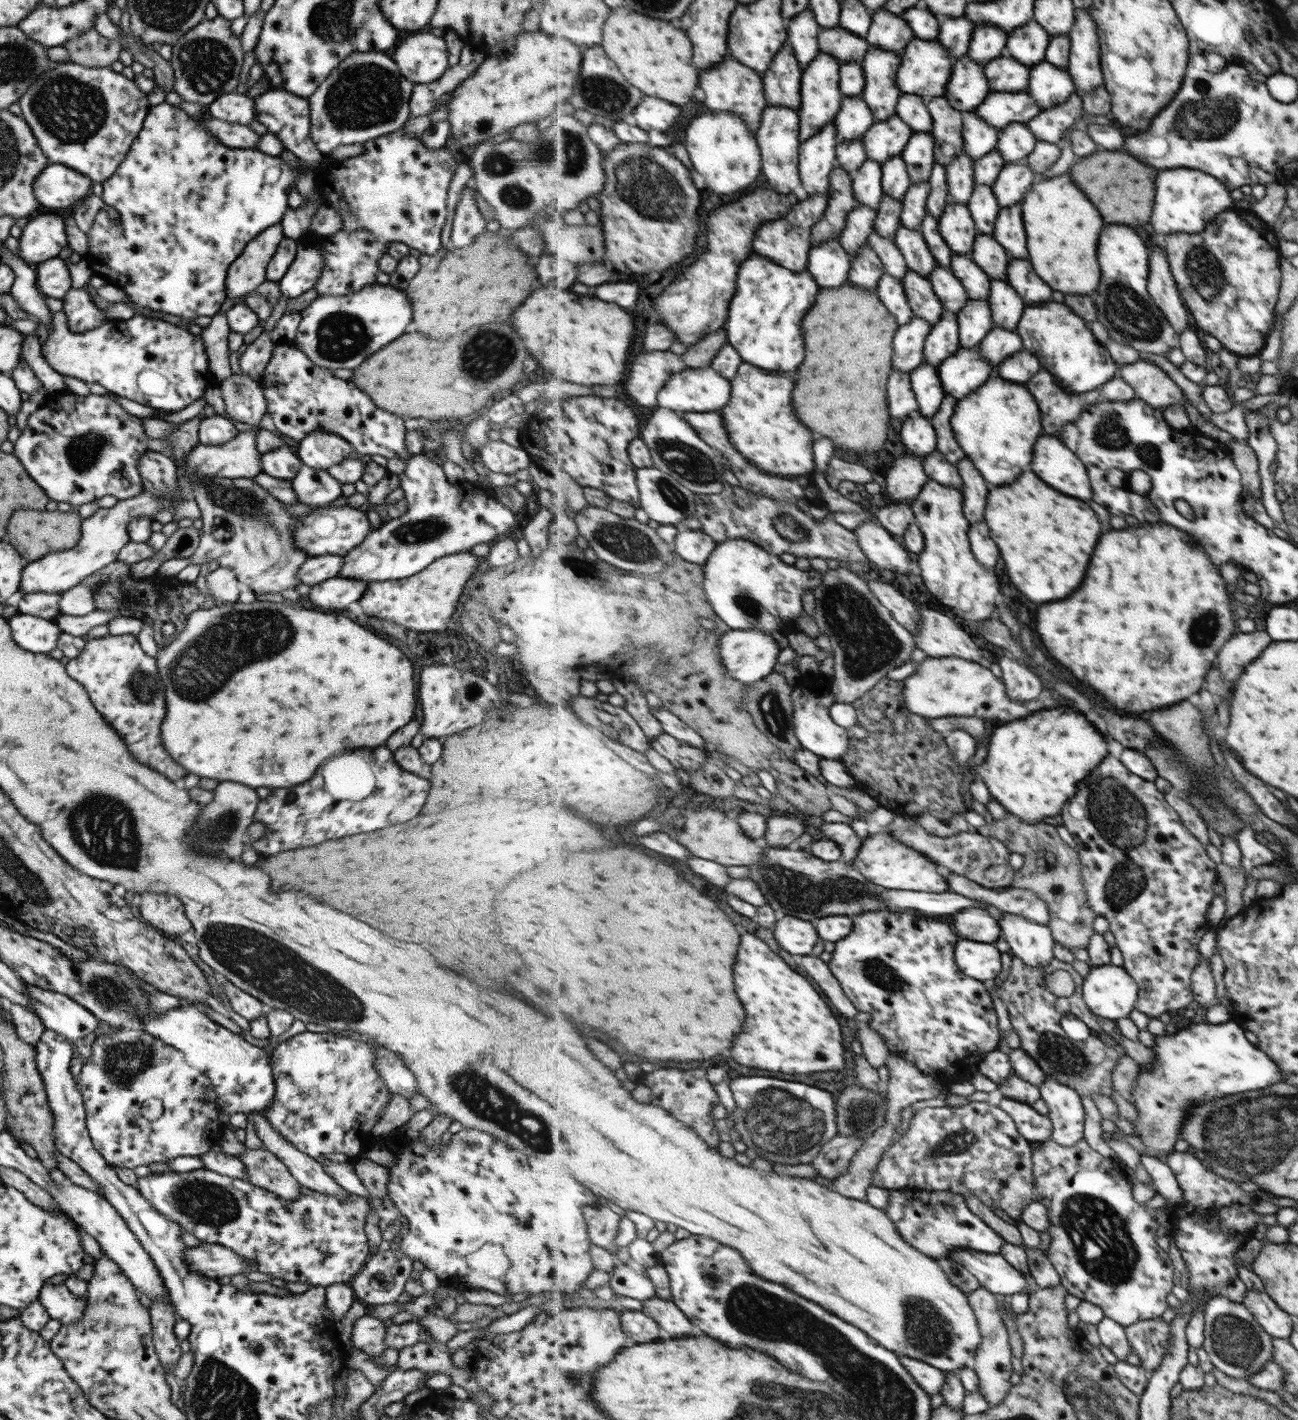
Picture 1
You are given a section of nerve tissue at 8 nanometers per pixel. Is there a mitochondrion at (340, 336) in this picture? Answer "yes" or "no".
yes

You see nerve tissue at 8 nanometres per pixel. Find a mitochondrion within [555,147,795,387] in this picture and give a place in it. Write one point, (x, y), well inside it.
(644, 166)

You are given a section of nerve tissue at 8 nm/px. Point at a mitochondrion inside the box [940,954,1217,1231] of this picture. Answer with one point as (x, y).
(1063, 1057)

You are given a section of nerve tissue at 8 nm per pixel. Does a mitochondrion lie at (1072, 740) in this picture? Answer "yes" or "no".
no

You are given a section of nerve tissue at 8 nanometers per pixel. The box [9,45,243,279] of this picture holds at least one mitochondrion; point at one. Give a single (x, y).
(68, 109)

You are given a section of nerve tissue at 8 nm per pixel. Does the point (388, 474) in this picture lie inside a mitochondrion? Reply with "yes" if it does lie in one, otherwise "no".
no

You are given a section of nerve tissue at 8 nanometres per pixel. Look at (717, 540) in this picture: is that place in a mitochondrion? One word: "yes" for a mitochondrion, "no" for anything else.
no

